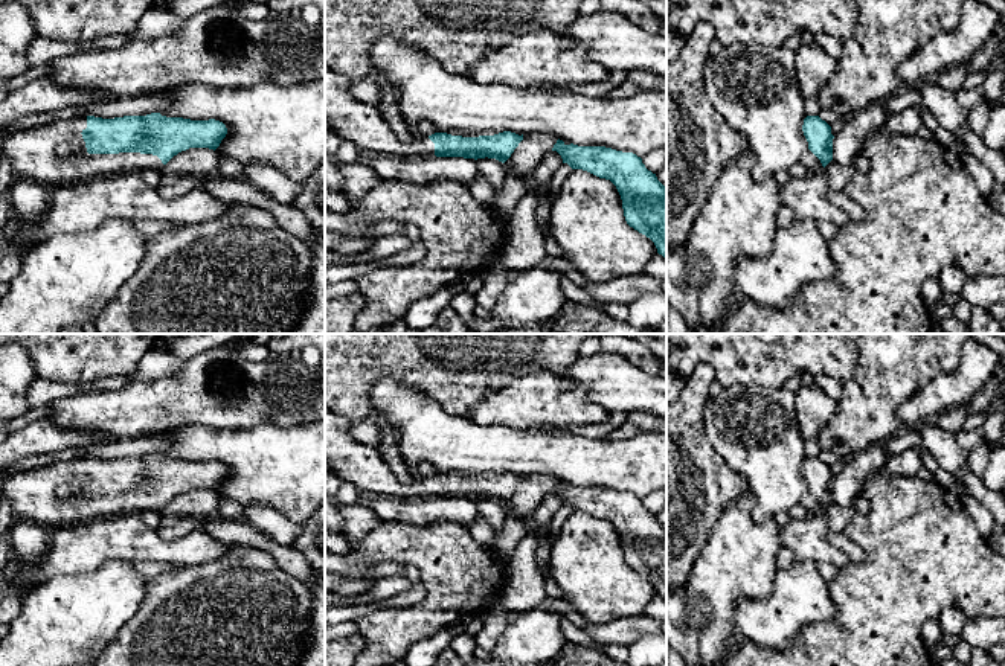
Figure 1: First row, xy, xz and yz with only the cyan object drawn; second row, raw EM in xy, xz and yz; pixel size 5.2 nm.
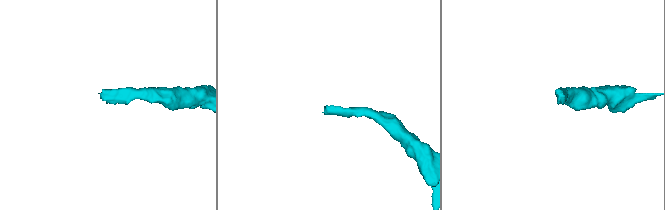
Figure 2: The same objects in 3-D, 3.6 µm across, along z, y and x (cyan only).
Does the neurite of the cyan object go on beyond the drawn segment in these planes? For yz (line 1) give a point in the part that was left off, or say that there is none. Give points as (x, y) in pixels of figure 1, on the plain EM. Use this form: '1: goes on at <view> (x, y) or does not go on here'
1: goes on at yz (809, 500)

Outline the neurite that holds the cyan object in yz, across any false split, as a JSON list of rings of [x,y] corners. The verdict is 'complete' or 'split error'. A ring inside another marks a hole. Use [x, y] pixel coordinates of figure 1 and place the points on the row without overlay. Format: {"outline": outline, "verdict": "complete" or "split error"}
{"outline": [[[807,457],[802,472],[808,483],[808,492],[801,503],[808,514],[820,514],[833,501],[831,468],[819,457]]], "verdict": "split error"}

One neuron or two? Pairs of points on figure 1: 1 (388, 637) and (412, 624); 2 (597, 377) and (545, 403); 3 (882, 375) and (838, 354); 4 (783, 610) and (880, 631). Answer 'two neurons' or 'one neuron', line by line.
1: one neuron
2: two neurons
3: two neurons
4: two neurons

